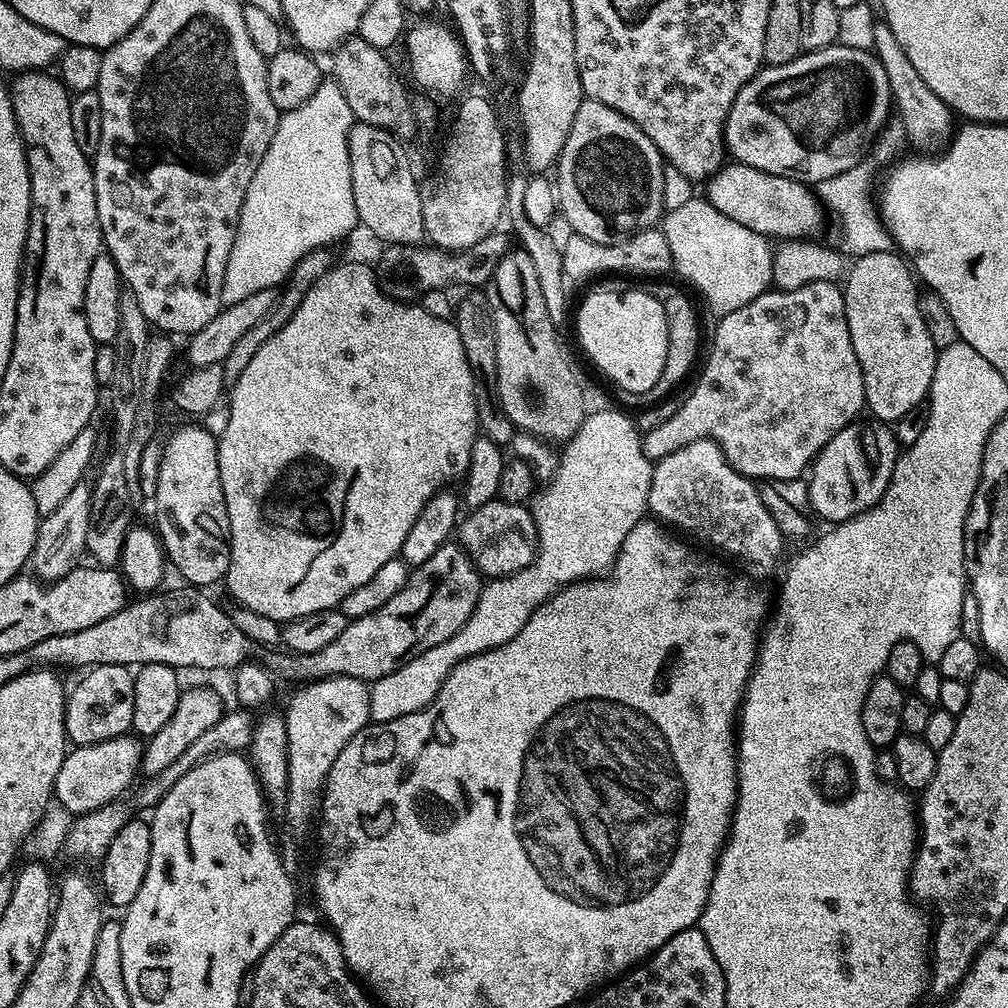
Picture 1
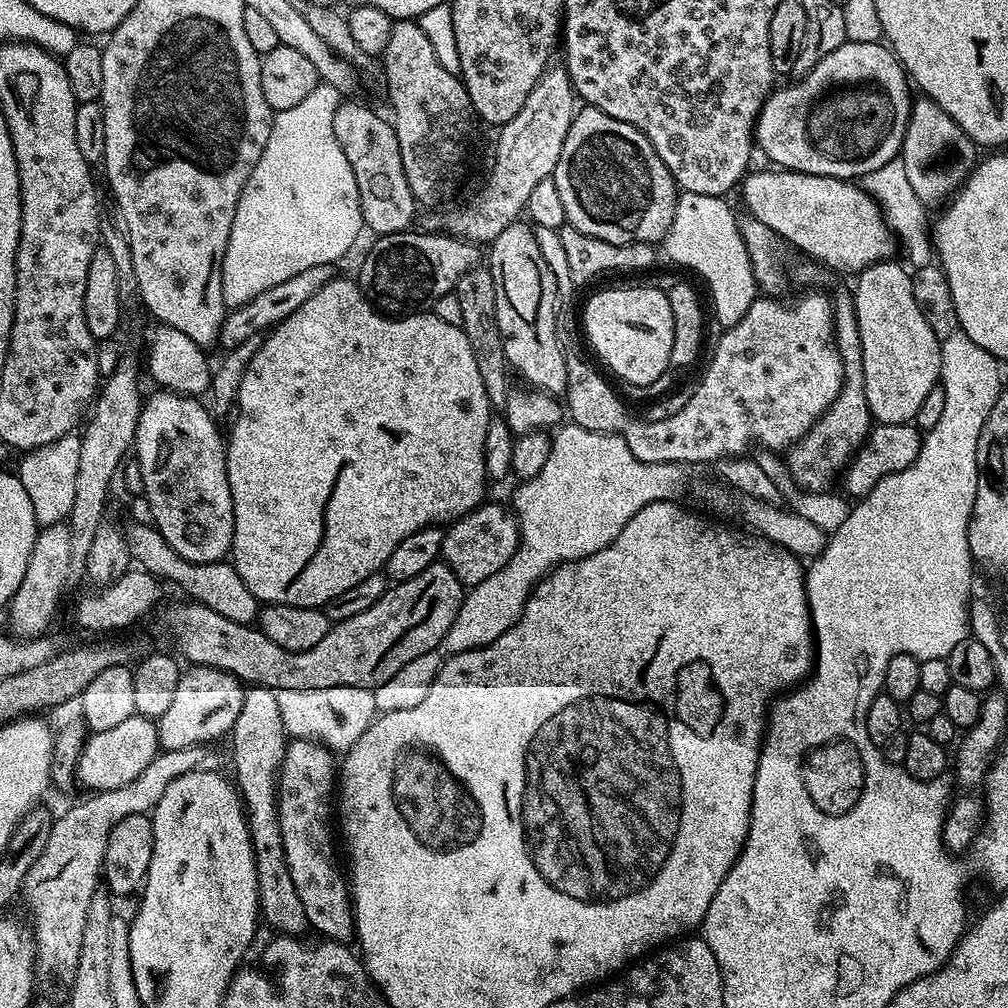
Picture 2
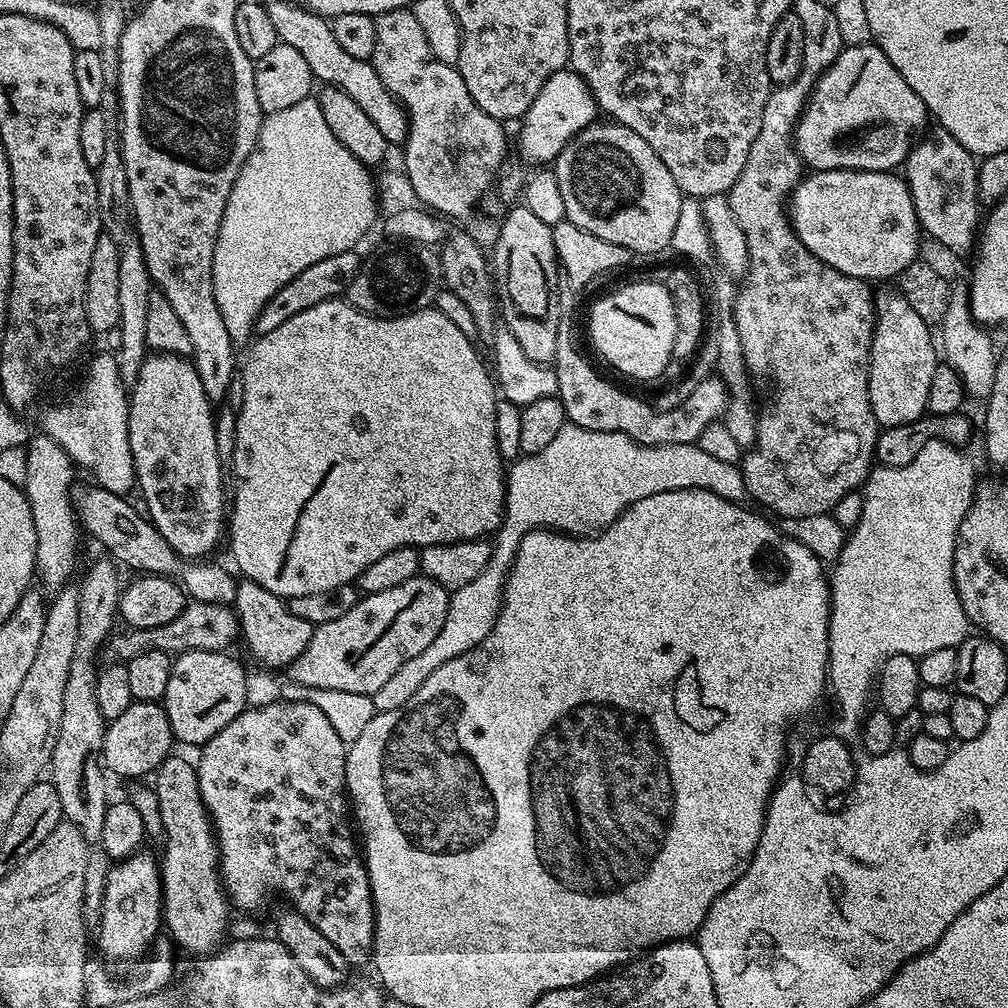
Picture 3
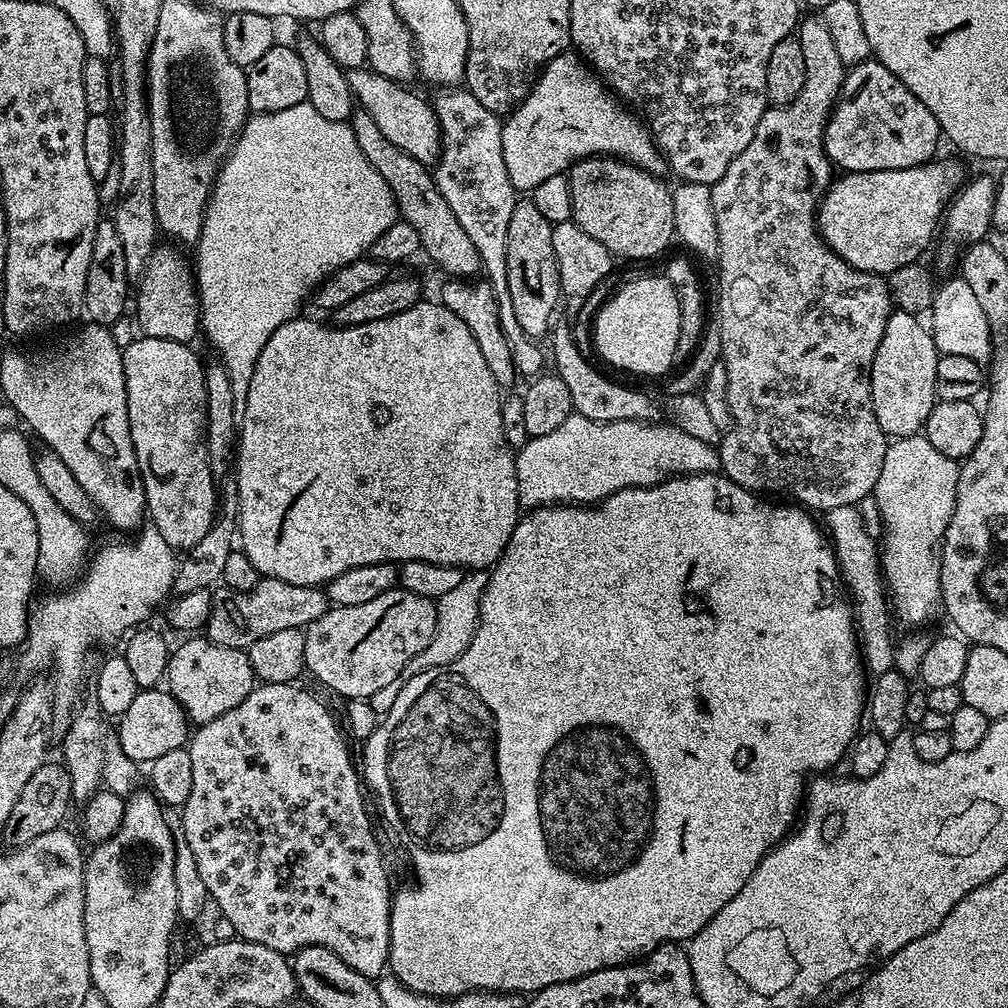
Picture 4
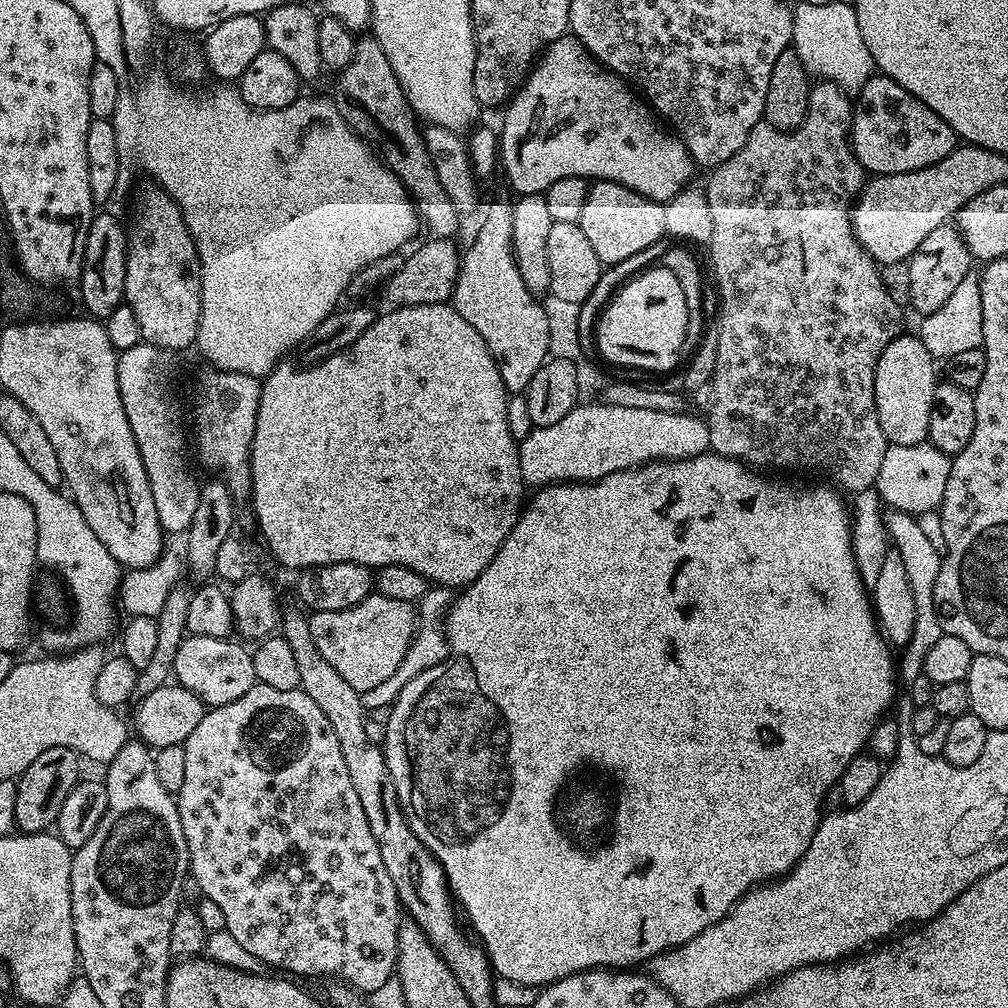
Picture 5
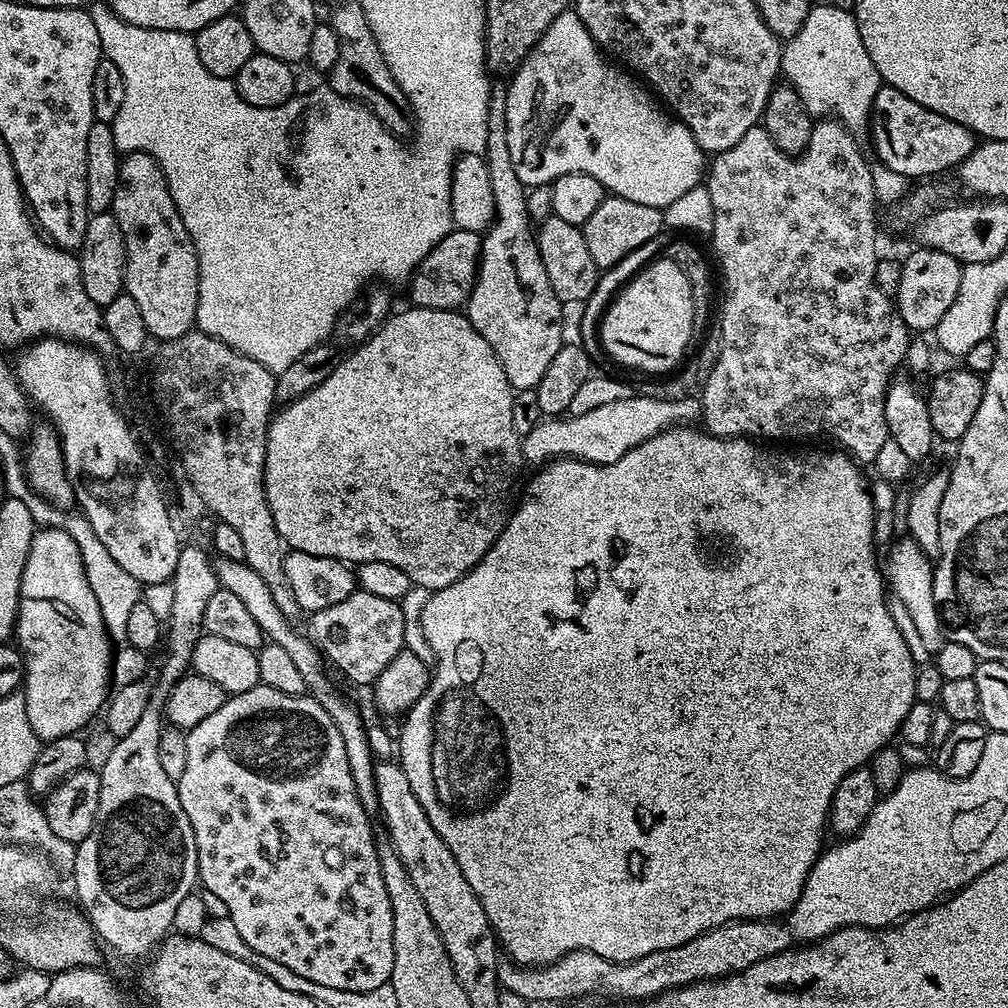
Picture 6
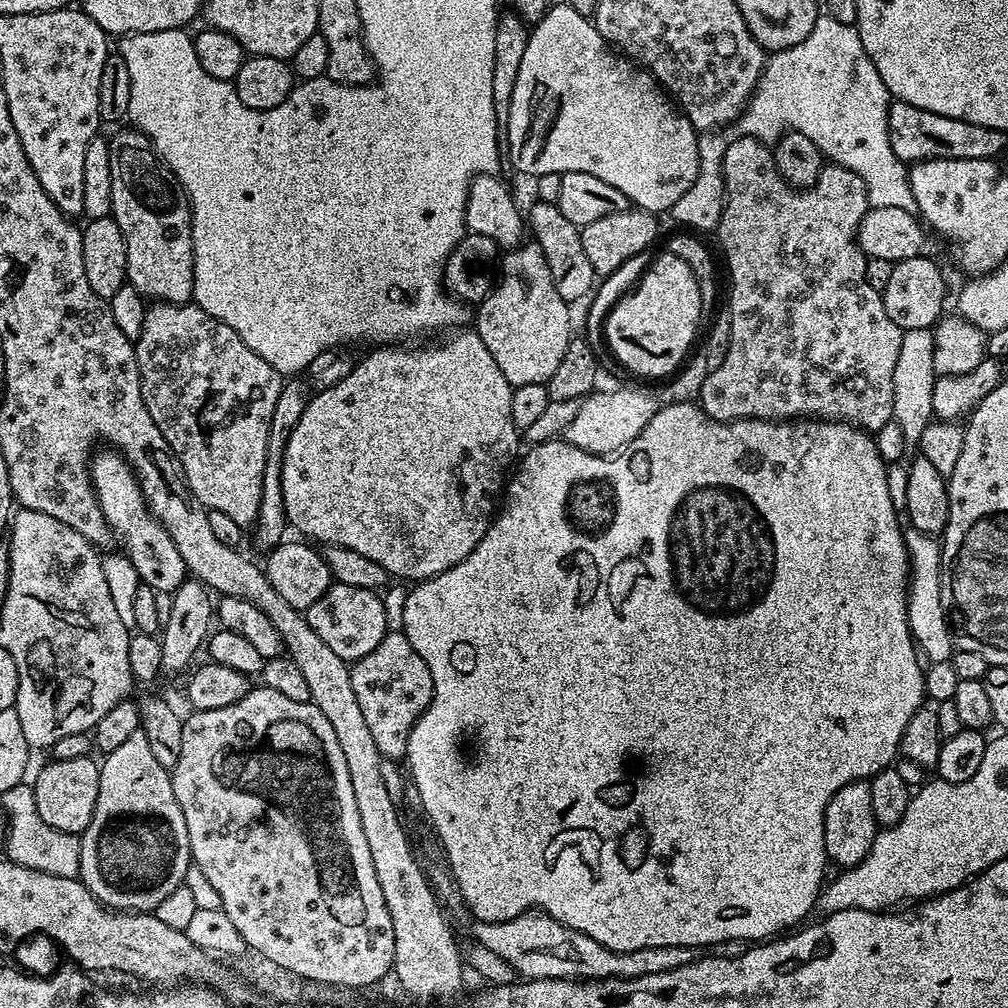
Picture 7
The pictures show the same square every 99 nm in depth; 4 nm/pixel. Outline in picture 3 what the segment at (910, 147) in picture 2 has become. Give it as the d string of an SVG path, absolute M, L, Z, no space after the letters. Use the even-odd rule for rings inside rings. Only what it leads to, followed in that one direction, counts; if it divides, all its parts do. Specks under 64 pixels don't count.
M944 128L933 129L932 133L921 135L913 145L902 165L902 176L908 181L921 229L954 255L971 257L978 244L978 225L982 220L978 203L980 183L976 177L978 160Z

